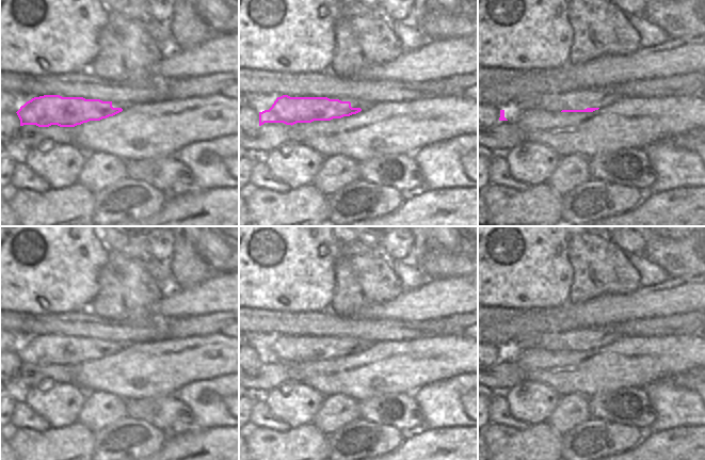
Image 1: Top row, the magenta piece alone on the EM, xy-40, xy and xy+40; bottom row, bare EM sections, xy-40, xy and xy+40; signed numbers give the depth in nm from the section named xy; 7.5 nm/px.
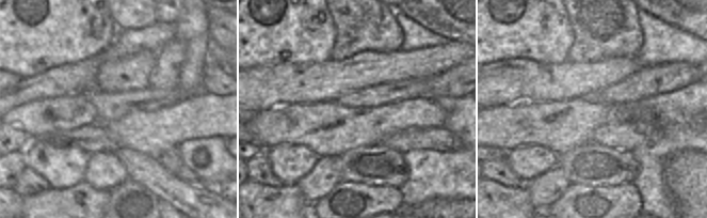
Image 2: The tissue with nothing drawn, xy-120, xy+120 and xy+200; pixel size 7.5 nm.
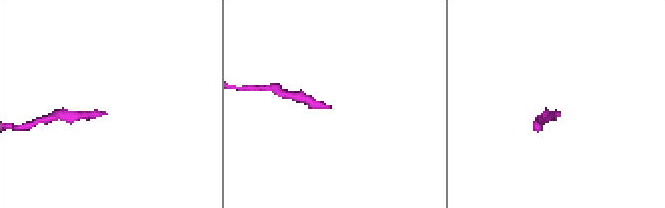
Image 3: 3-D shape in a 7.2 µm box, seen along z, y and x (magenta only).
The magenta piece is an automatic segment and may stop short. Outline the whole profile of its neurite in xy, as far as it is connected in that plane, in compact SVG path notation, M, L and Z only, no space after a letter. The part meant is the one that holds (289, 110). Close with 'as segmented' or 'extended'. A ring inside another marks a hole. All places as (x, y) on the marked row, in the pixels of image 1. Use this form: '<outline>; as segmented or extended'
M277 97L269 110L259 112L259 126L265 123L311 123L356 114L370 104L352 97Z; extended

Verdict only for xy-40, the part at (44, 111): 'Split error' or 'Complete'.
Split error

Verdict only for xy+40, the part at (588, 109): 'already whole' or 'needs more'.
needs more

